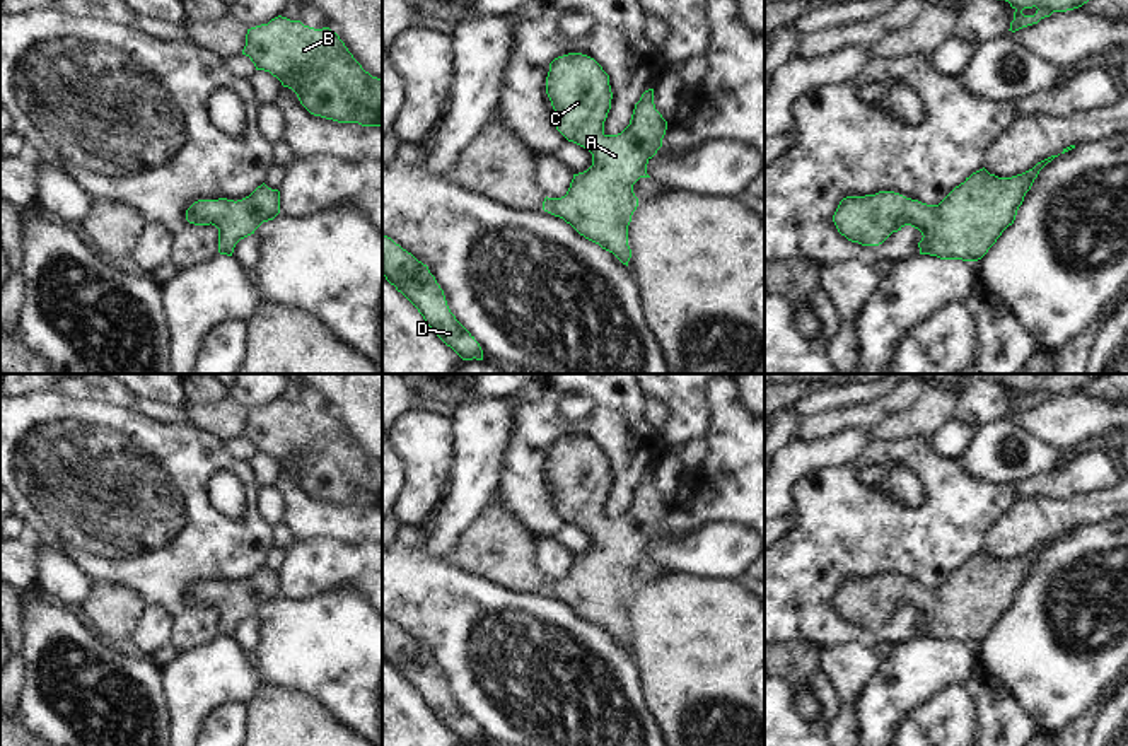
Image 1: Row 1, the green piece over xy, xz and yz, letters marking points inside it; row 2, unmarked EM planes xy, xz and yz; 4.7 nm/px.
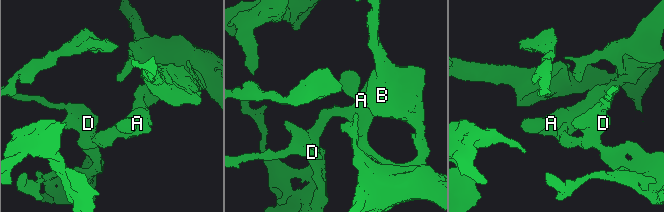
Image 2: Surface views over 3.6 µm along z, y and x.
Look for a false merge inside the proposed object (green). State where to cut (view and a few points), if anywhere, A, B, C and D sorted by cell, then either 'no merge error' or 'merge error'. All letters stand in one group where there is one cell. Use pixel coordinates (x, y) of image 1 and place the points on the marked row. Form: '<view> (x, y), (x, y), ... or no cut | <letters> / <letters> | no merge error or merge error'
no cut | A B C D | no merge error

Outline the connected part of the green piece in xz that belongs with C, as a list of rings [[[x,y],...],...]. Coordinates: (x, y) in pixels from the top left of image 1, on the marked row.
[[[568,53],[549,63],[546,77],[546,94],[551,101],[556,118],[556,130],[568,140],[592,154],[592,166],[573,174],[570,188],[561,198],[544,198],[543,210],[563,219],[580,236],[613,253],[628,266],[631,249],[628,246],[628,225],[638,207],[633,184],[647,174],[648,160],[662,147],[667,121],[655,109],[654,89],[642,94],[635,104],[630,125],[618,135],[604,133],[604,121],[611,109],[609,75],[590,56],[582,53]]]

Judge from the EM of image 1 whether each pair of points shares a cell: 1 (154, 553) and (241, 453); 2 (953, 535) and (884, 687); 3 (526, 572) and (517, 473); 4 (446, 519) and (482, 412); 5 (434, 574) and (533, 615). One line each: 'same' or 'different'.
1: different
2: different
3: different
4: same
5: same

